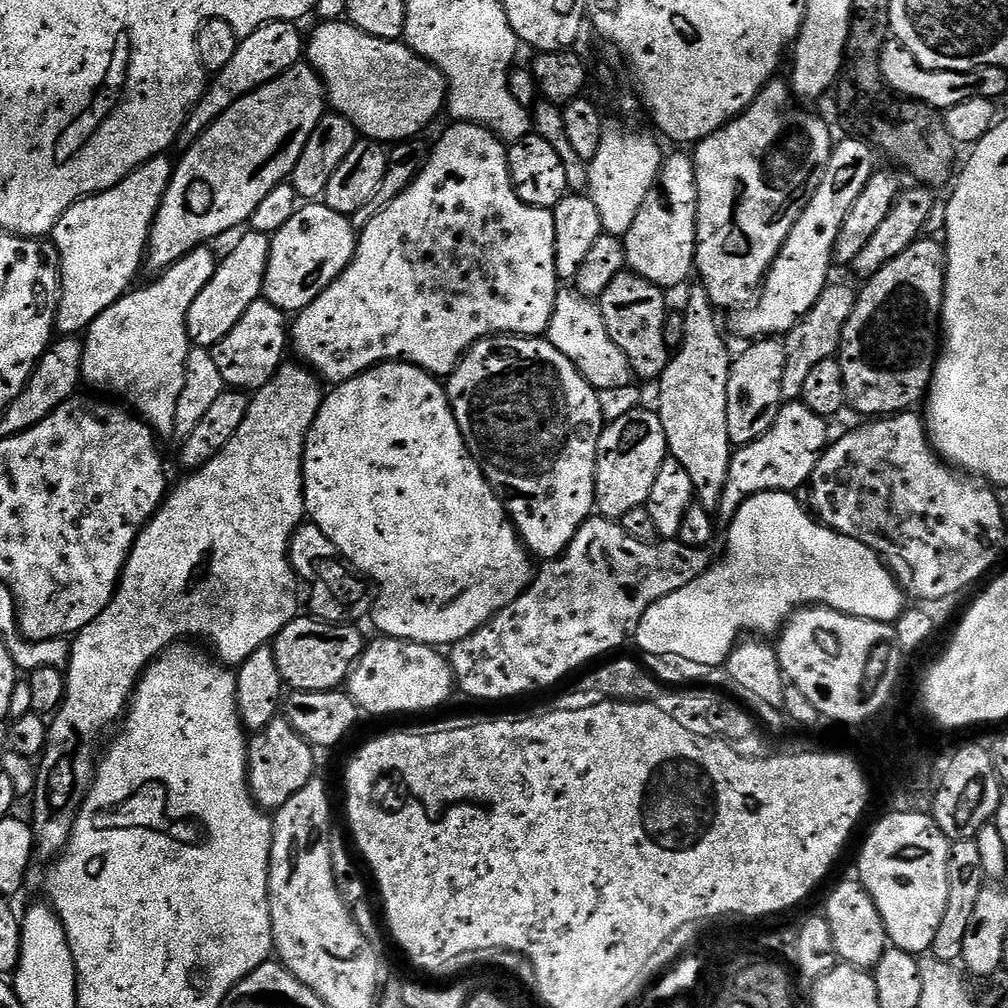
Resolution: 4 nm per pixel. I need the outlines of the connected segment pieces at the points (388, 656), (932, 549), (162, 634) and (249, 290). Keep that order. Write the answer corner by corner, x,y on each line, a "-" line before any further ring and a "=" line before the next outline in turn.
381,635
365,647
346,681
346,691
361,713
392,716
395,712
428,712
440,708
454,693
452,668
430,644
=
909,410
898,412
887,418
876,418
871,422
864,422
861,428
846,433
841,440
833,439
825,448
824,453
820,455
818,466
814,466
814,474
806,485
806,493
808,492
806,504
812,515
821,524
833,528
836,532
841,532
843,536
861,540
868,548
874,549
876,555
887,564
888,571
896,577
896,583
904,589
909,597
917,596
920,599
917,601
928,602
924,600
944,600
947,596
962,591
967,584
974,583
999,558
1000,547
1004,544
1004,508
1000,505
999,498
991,496
988,492
983,492
979,488
981,485
971,475
957,470
953,465
941,459
936,449
933,448
932,441
928,438
925,421
921,417
919,420
915,416
916,414
915,411
=
295,363
281,364
273,380
266,386
259,388
249,399
246,418
242,418
242,426
238,426
234,438
230,438
230,442
226,442
224,449
214,458
210,458
210,462
206,462
201,468
189,471
185,475
188,477
173,492
171,489
165,495
164,503
138,534
132,552
128,556
128,563
124,566
124,575
120,577
116,593
112,596
112,601
106,606
106,610
102,610
102,614
98,614
98,618
94,618
94,622
90,622
80,632
75,633
70,644
68,667
64,677
64,700
48,724
48,737
44,743
44,751
39,755
38,767
35,769
36,787
30,796
30,803
32,802
30,823
32,833
36,835
36,852
39,855
48,856
47,858
55,857
63,852
68,844
72,833
72,822
76,819
76,813
80,811
84,797
91,790
92,781
96,775
98,749
101,747
100,731
110,727
116,719
119,721
125,715
132,699
132,691
136,689
136,681
140,679
144,669
161,652
171,648
177,642
187,641
189,639
187,636
205,636
212,643
213,649
211,648
211,651
219,663
225,666
238,666
246,658
250,658
250,654
254,654
254,650
265,647
269,642
275,640
276,635
297,615
298,577
292,568
291,560
288,559
288,547
293,534
296,533
296,529
300,527
306,516
304,510
304,443
308,437
310,426
320,409
322,391
320,392
321,381
303,363
=
251,230
229,250
216,265
214,278
202,286
202,294
194,298
186,318
186,330
189,341
195,347
211,349
234,326
238,326
238,318
250,310
254,301
261,299
264,290
264,271
270,254
271,239
266,234
258,234

